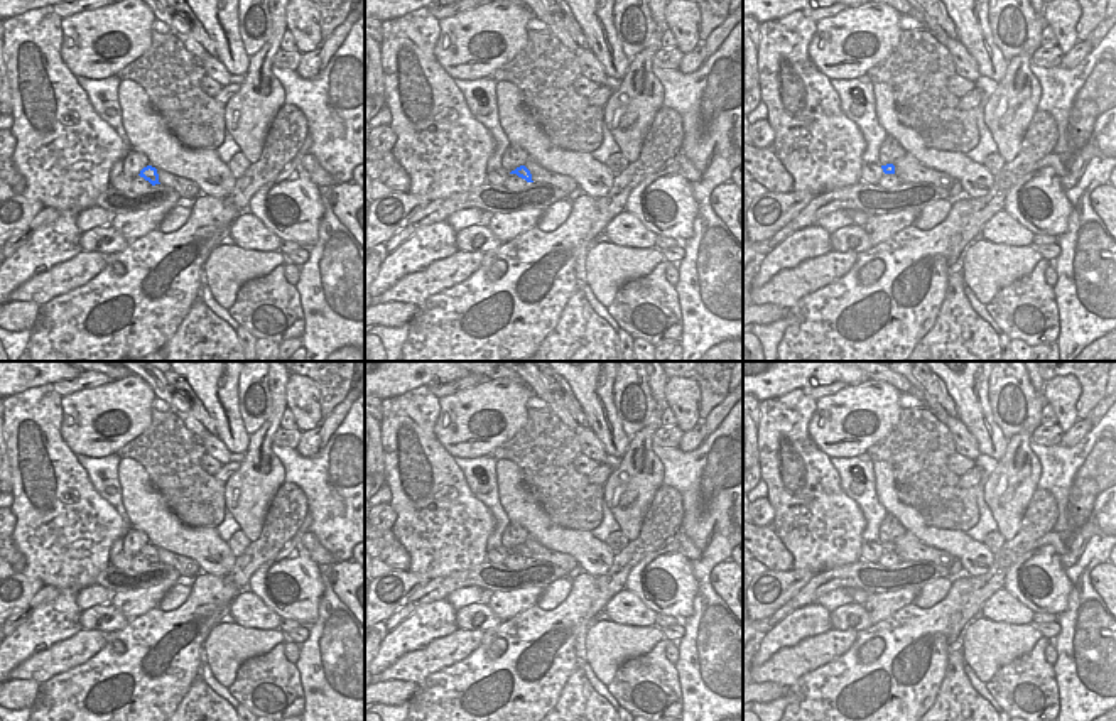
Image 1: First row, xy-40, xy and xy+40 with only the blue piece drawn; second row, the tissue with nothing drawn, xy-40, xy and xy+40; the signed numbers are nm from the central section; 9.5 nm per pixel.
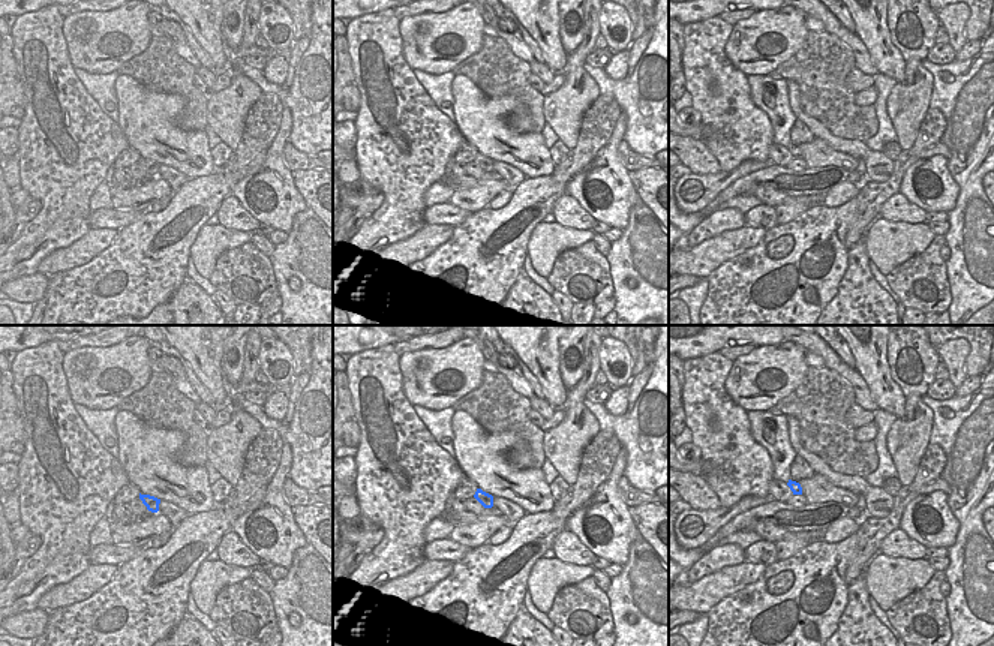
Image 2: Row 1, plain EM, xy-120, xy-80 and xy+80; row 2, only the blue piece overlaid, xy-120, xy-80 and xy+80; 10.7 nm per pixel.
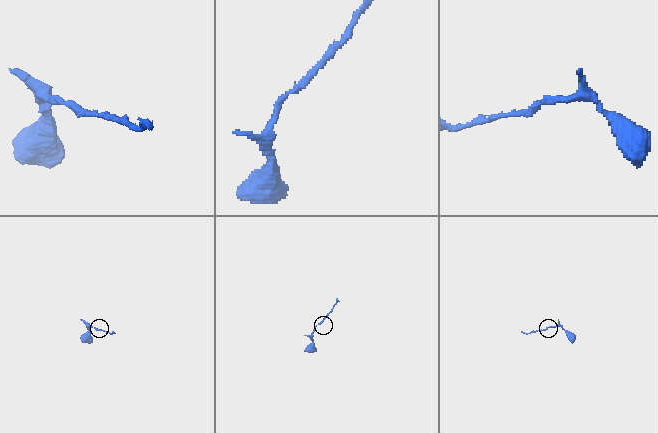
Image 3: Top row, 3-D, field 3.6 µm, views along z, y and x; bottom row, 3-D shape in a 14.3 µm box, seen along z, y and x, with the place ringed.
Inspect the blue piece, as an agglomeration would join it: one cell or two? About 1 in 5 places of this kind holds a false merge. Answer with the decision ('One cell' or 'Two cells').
One cell.

